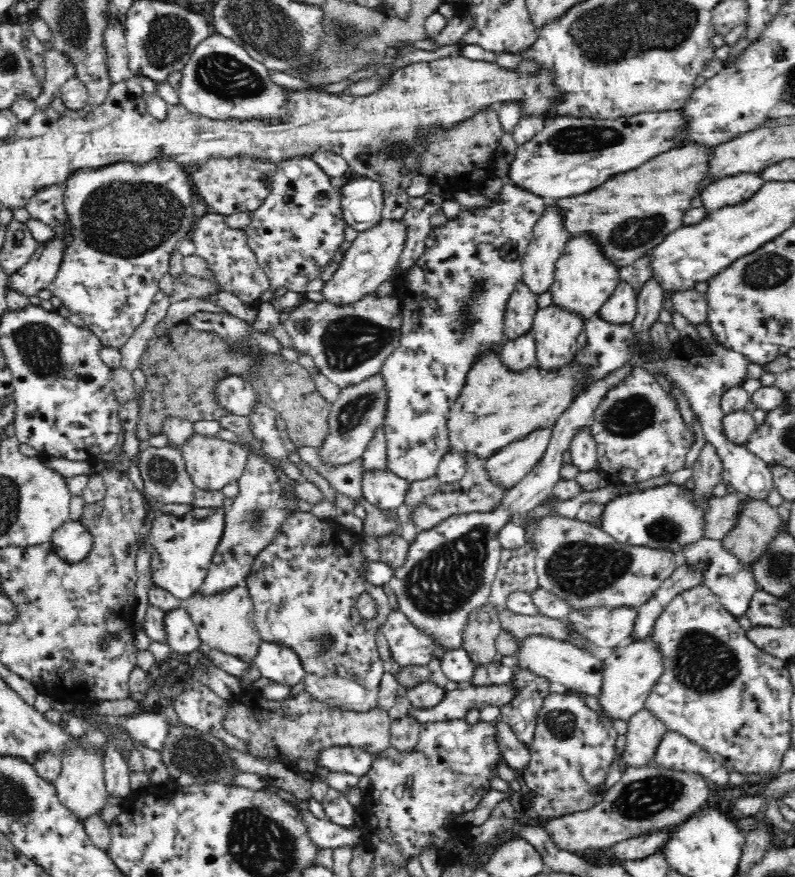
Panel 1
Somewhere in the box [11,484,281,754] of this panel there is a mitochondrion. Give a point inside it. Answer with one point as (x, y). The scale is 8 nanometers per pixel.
(255, 519)

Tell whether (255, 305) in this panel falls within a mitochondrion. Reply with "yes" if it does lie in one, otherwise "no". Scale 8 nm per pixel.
no

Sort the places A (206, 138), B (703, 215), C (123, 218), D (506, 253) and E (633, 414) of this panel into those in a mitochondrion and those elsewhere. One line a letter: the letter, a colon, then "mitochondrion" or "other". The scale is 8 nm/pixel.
A: other
B: other
C: mitochondrion
D: mitochondrion
E: mitochondrion

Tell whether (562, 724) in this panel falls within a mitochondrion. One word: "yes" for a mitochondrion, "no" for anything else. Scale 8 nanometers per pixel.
yes

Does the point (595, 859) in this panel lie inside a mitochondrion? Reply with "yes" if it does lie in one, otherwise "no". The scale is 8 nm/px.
no

